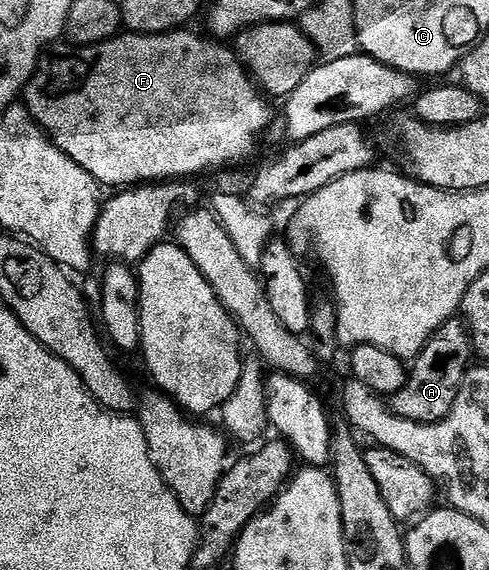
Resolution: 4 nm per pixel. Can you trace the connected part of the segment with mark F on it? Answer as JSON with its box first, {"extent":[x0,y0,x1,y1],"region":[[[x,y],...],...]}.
{"extent":[23,31,273,187],"region":[[[174,31],[172,33],[130,33],[118,35],[109,41],[99,41],[96,45],[83,45],[80,48],[69,47],[66,53],[53,53],[42,56],[36,73],[29,80],[23,94],[23,104],[29,110],[37,124],[49,134],[49,138],[83,171],[87,171],[102,186],[136,187],[146,183],[168,183],[174,179],[197,179],[200,173],[209,173],[212,169],[221,169],[224,165],[237,165],[245,161],[257,149],[257,140],[269,129],[273,121],[273,109],[270,98],[259,88],[256,81],[249,75],[248,69],[241,64],[228,44],[218,43],[208,36],[200,37],[189,31]]]}

